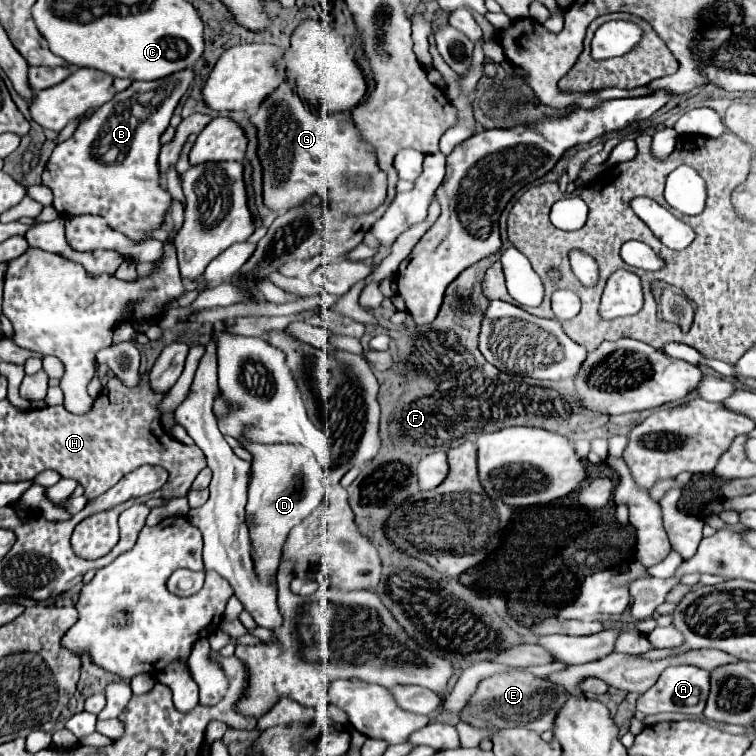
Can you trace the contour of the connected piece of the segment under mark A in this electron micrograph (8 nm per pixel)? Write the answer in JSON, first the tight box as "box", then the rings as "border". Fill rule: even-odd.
{"box":[636,666,710,714],"border":[[[670,666],[666,668],[650,692],[642,694],[636,702],[636,710],[642,714],[660,714],[660,712],[684,712],[684,714],[702,714],[710,690],[710,674],[698,670],[696,666]]]}

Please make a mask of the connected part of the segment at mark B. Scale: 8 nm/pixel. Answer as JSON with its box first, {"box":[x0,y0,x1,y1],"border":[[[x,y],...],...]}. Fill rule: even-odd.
{"box":[42,68,194,242],"border":[[[194,68],[180,70],[160,80],[152,82],[134,82],[128,90],[118,92],[116,98],[100,106],[86,122],[78,126],[72,138],[60,142],[42,174],[42,184],[48,186],[54,194],[54,210],[60,216],[82,216],[96,214],[106,218],[108,226],[132,242],[148,240],[148,232],[160,230],[170,212],[172,198],[162,184],[162,176],[158,170],[158,154],[160,154],[160,136],[170,124],[170,118],[180,102],[180,98],[190,88],[194,80]]]}

